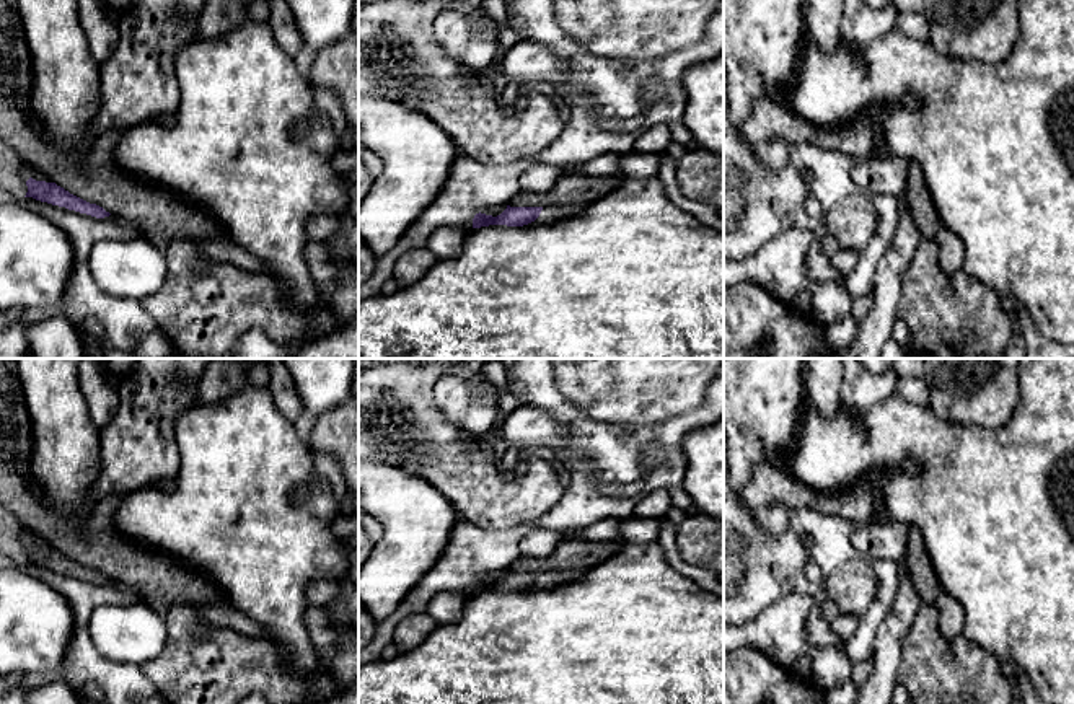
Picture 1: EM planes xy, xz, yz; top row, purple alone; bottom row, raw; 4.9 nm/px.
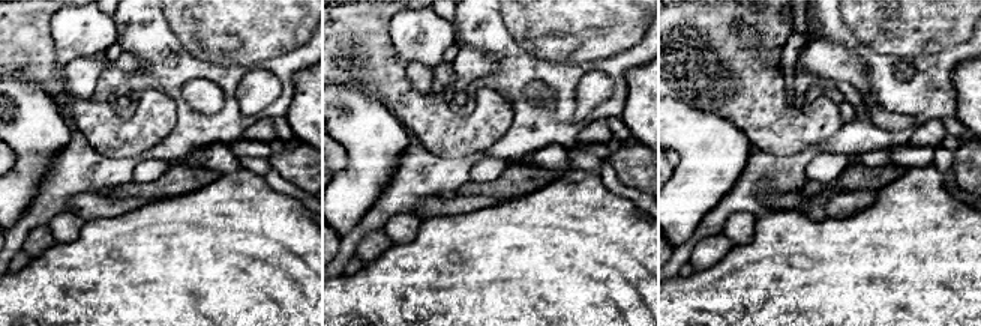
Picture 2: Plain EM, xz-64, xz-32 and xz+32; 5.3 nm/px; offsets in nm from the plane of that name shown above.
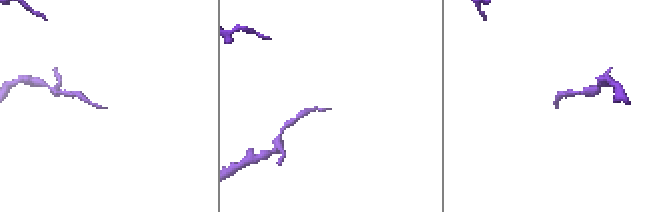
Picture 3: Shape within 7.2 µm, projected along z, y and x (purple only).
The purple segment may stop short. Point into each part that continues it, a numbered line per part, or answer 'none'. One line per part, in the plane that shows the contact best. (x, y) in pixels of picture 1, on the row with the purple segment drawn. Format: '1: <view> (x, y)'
1: xz (548, 215)

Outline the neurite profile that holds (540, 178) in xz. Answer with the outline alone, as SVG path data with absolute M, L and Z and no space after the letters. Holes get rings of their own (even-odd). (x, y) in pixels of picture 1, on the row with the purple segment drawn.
M541 161L531 163L520 176L520 191L530 194L544 194L567 173L561 166L544 165Z

